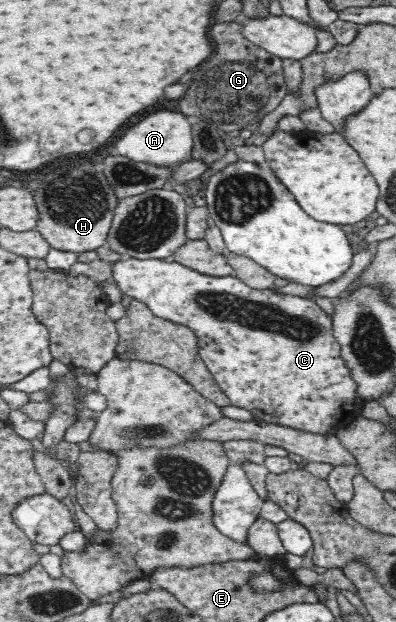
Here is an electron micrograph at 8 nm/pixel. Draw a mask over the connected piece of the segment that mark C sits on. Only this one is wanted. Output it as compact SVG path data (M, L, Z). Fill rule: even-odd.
M124 258L119 262L113 262L112 280L115 280L120 290L146 304L150 311L158 317L170 320L170 322L180 324L190 328L197 336L198 352L209 373L213 376L215 383L222 390L225 397L231 402L230 406L249 410L253 415L253 420L259 424L275 424L317 435L331 435L335 431L343 428L353 421L361 413L365 401L357 395L356 381L353 380L349 369L345 367L344 359L340 355L340 344L333 334L332 316L323 308L319 307L313 299L301 297L295 294L279 293L275 286L271 288L255 290L234 275L209 276L201 274L186 265L178 262L167 262L164 259L133 259Z

